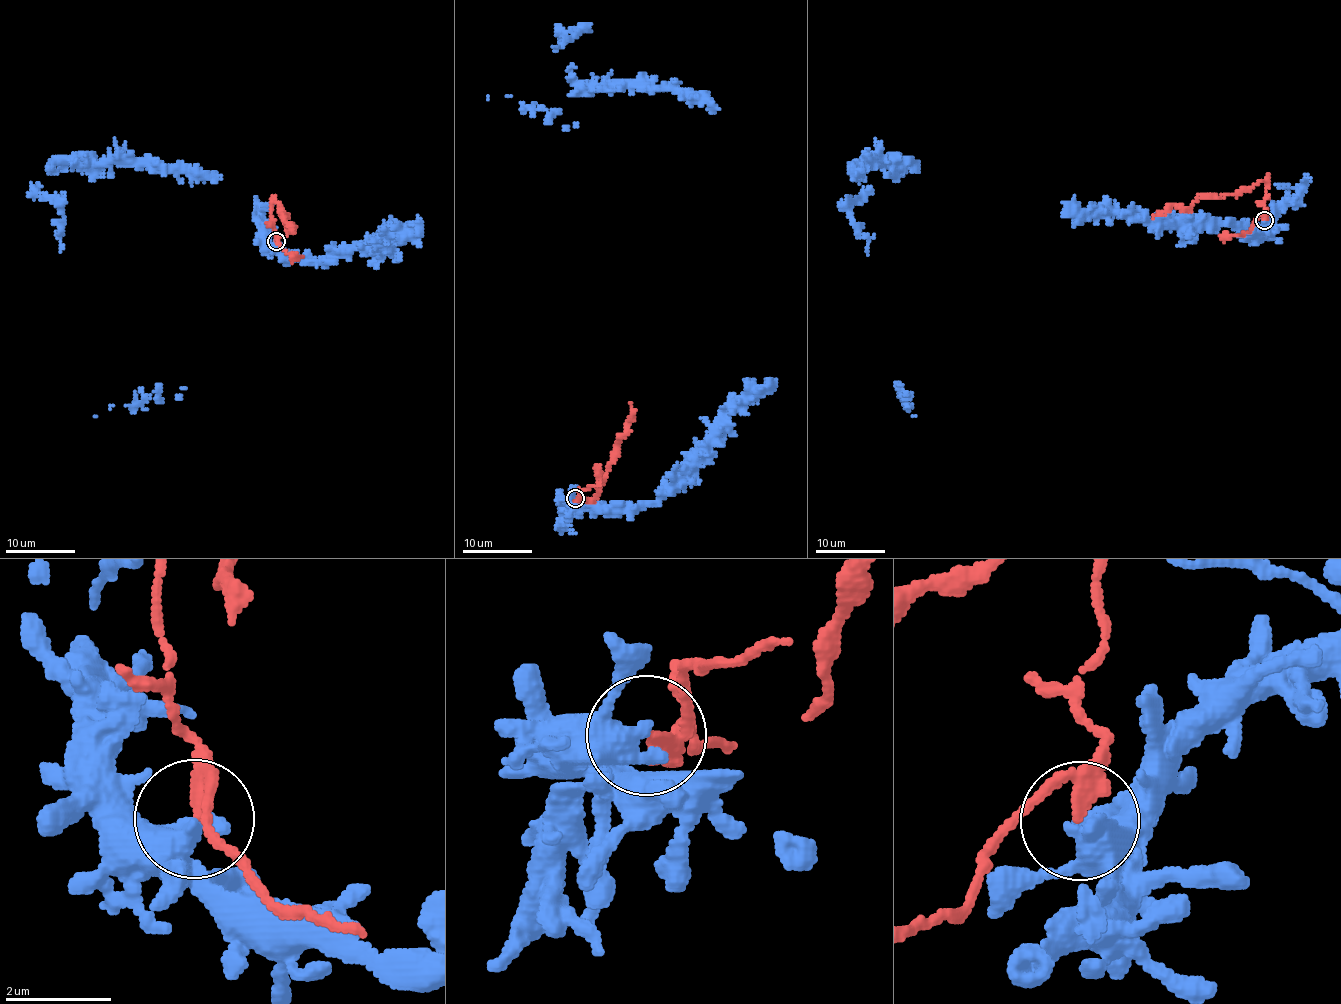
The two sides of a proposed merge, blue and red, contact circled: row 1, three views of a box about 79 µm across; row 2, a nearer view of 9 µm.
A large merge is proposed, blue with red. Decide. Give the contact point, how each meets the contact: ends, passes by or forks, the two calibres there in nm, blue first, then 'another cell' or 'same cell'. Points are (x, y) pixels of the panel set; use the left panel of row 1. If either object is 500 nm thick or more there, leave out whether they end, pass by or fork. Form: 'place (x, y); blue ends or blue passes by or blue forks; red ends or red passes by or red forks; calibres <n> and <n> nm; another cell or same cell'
place (276, 241); blue forks; red passes by; calibres 360 and 200 nm; another cell

